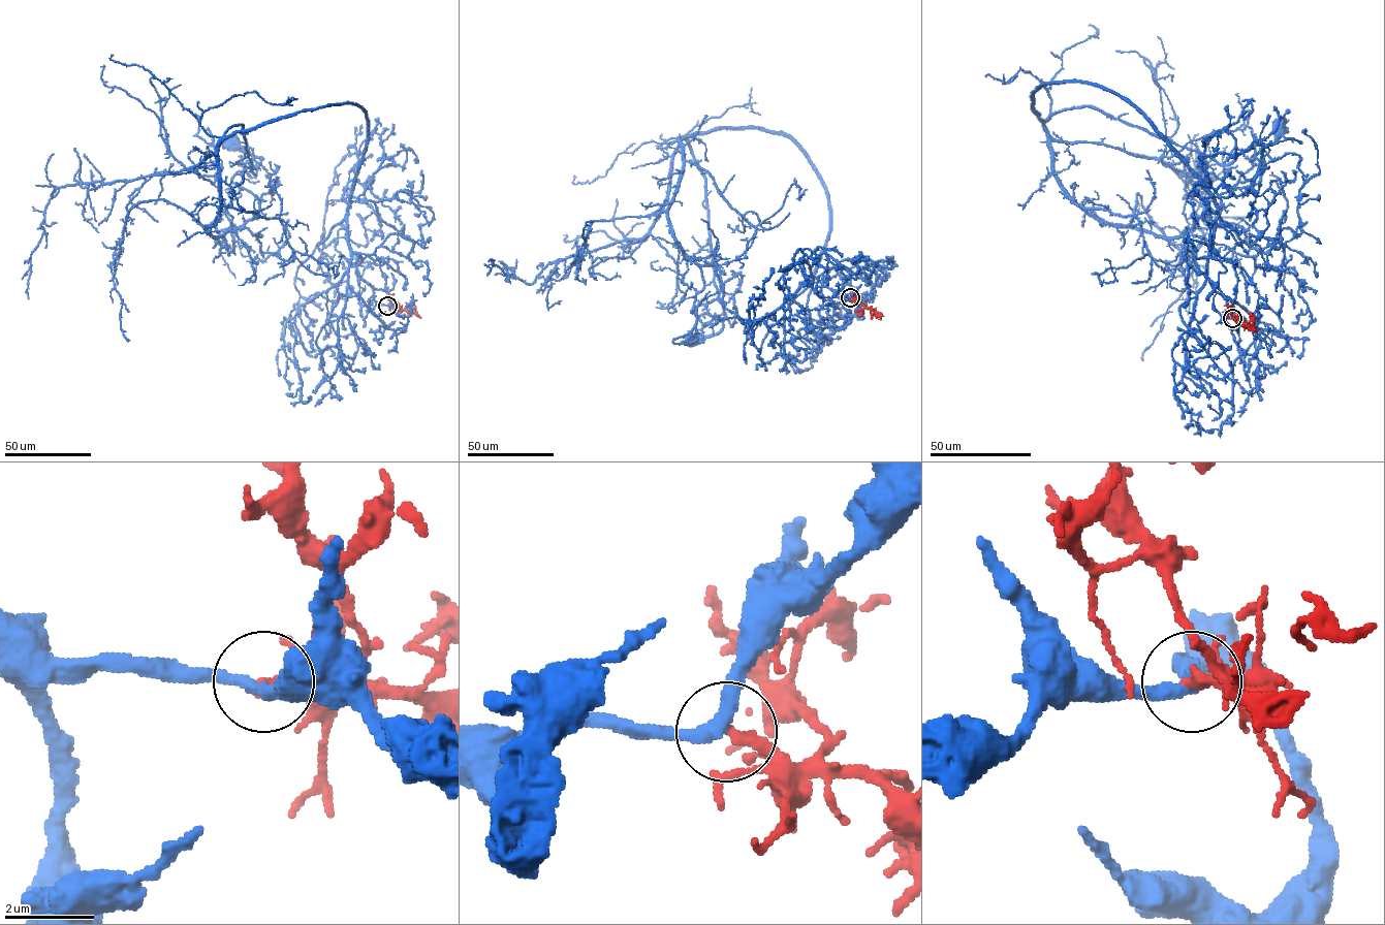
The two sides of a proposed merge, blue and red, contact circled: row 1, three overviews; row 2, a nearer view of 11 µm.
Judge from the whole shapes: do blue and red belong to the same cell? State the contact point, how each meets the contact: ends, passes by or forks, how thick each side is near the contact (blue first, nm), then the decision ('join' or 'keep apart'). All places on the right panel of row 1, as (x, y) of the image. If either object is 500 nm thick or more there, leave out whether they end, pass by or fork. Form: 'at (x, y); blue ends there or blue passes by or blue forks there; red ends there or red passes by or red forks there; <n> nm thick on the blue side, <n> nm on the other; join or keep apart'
at (1232, 318); blue passes by; red ends there; 300 nm thick on the blue side, 280 nm on the other; keep apart

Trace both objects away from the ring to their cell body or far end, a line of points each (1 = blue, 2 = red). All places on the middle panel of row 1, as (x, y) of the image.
1: (850, 297), (810, 285), (829, 206), (803, 152), (697, 132), (723, 316), (696, 337)
2: (850, 297), (872, 308), (878, 316), (873, 315)

